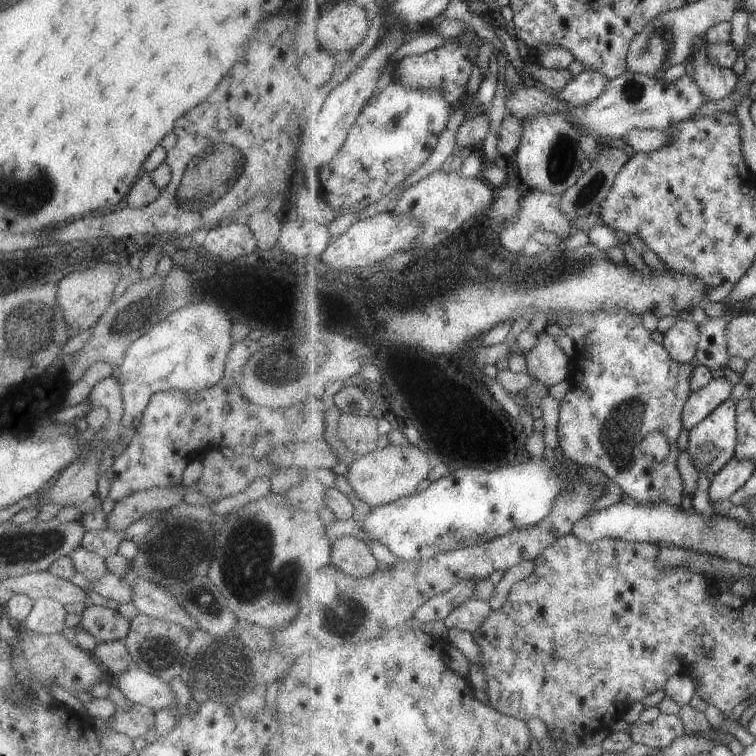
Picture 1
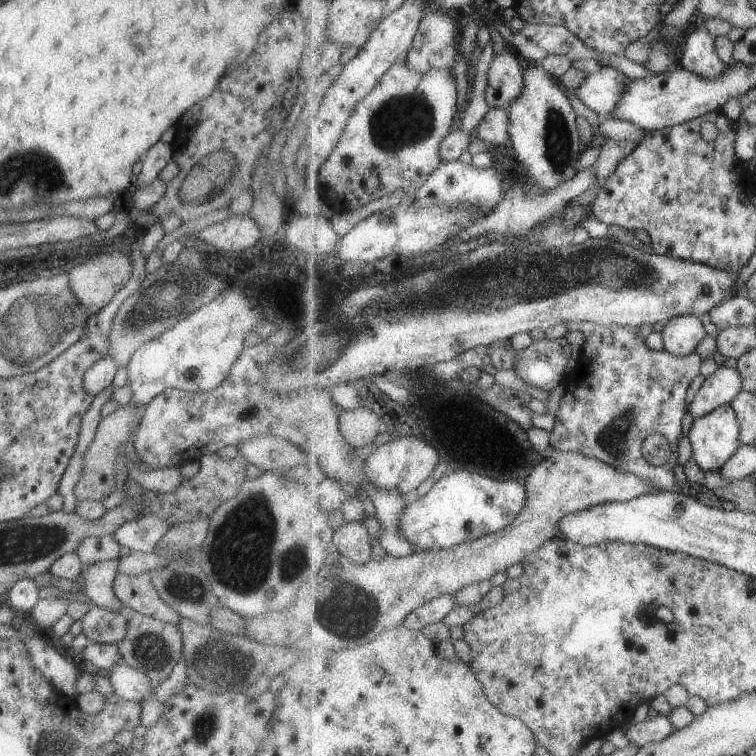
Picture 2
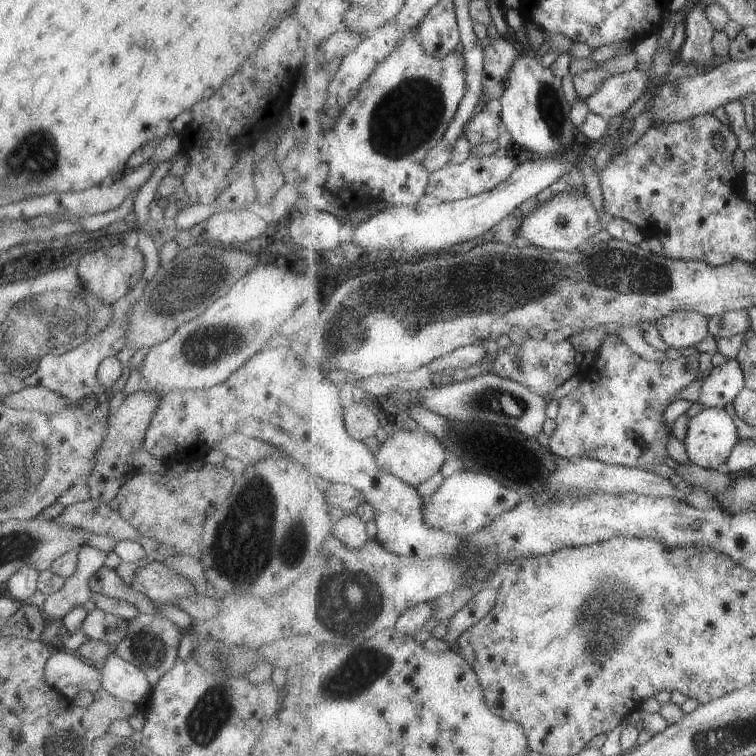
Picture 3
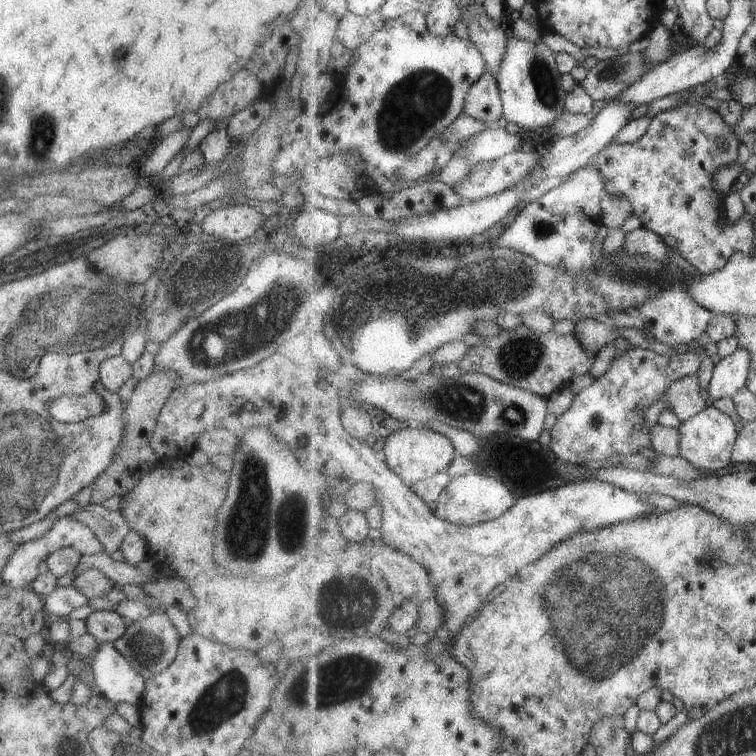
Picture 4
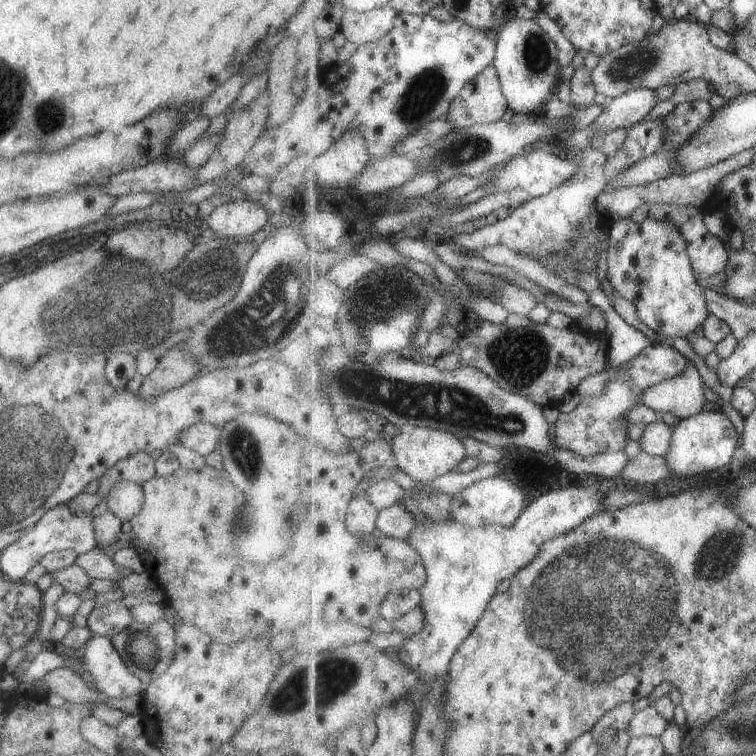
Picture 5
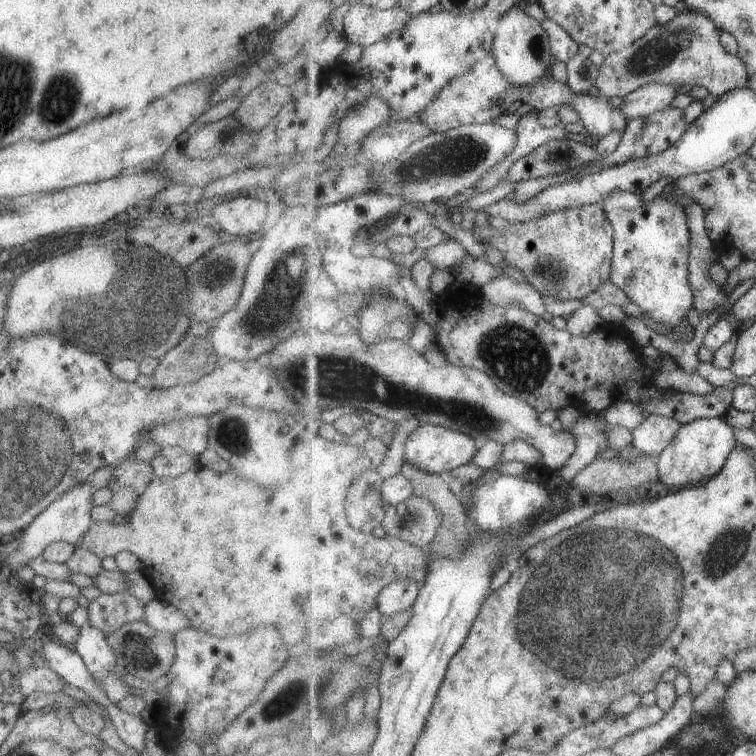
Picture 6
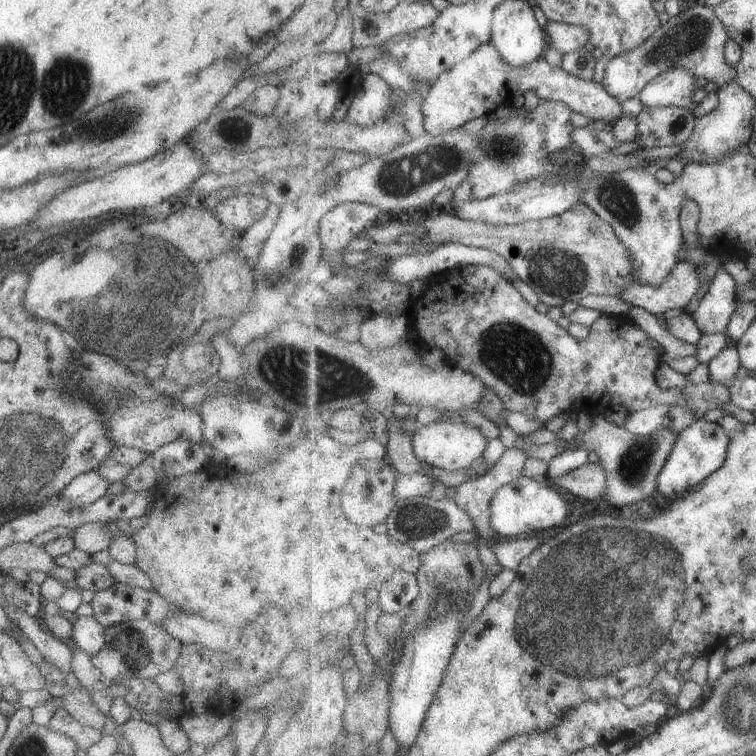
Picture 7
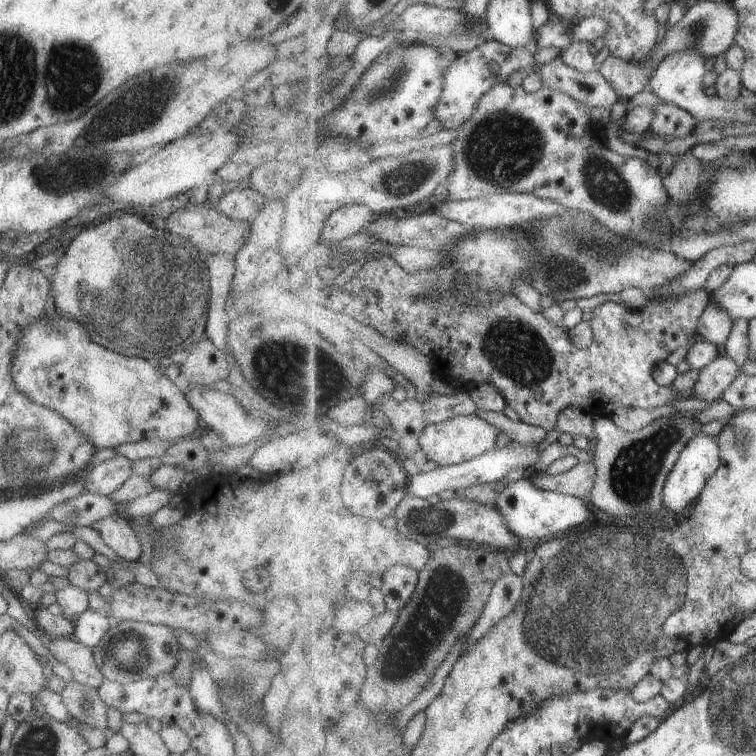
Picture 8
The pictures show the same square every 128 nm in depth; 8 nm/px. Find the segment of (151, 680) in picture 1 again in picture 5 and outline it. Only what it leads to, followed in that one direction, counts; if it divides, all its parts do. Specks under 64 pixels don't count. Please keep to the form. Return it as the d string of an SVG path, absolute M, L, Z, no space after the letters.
M91 634L78 657L93 678L95 690L104 696L123 698L143 692L144 685L125 668L108 637Z

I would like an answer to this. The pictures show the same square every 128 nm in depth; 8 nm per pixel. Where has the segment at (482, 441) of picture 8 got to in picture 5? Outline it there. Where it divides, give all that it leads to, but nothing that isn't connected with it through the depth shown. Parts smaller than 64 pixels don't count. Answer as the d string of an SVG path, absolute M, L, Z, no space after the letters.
M414 427L403 430L393 438L391 450L395 456L393 463L420 483L430 482L443 476L443 474L447 474L449 470L455 470L458 464L467 458L467 448L459 437L429 427Z

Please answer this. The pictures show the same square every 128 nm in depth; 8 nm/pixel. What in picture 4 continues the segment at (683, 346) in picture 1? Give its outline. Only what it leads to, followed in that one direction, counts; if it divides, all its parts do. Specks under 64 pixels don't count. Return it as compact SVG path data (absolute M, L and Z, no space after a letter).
M681 272L680 278L675 283L666 284L666 286L667 288L663 293L660 293L651 301L648 300L639 309L646 330L654 335L655 340L671 347L687 345L691 344L691 342L706 339L708 327L714 321L714 312L709 311L690 296L690 292L682 284Z

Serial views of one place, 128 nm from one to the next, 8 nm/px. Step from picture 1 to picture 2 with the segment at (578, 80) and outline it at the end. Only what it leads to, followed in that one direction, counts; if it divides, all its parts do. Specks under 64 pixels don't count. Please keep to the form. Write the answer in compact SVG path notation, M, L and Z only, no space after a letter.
M601 66L599 71L589 75L587 82L574 90L577 98L598 116L615 112L621 96L625 96L625 82L628 77L618 68Z

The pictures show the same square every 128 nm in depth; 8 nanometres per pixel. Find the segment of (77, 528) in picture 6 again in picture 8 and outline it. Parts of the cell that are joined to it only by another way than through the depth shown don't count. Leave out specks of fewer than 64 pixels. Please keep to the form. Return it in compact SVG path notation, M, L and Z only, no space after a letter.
M115 455L111 460L92 463L82 474L83 490L107 496L133 475L131 466L133 462L122 455Z

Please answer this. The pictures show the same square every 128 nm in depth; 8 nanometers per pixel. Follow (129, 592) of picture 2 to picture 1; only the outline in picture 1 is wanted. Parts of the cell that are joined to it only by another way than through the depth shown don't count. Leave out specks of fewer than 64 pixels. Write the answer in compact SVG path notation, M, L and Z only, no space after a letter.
M129 578L131 588L131 604L137 612L147 616L179 624L186 631L198 628L195 620L181 608L181 604L167 594L167 590L158 584L153 584L145 578Z

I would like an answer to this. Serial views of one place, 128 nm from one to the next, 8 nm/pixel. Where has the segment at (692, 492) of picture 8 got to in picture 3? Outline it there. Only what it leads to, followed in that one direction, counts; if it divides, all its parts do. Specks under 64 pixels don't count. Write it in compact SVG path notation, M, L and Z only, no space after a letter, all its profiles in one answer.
M709 407L693 416L684 442L691 461L708 469L726 464L740 434L737 423L725 407Z

